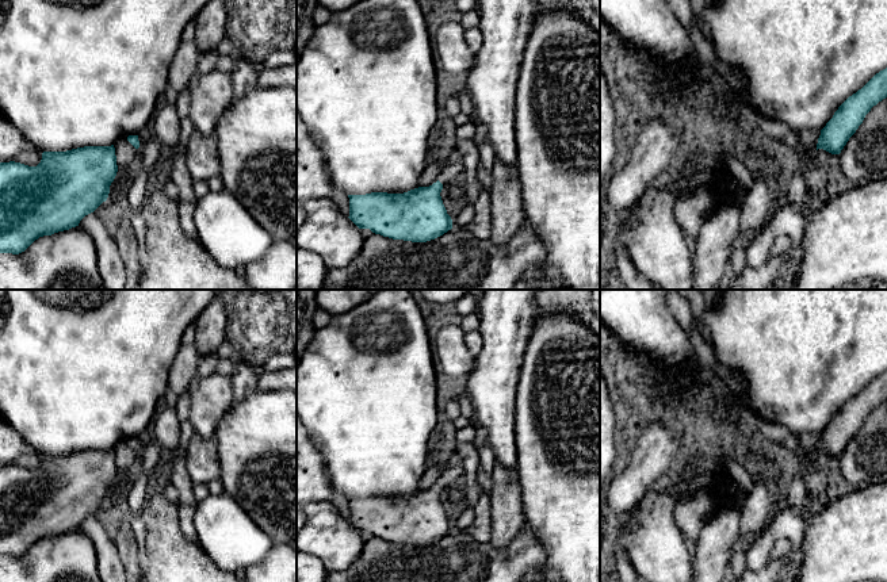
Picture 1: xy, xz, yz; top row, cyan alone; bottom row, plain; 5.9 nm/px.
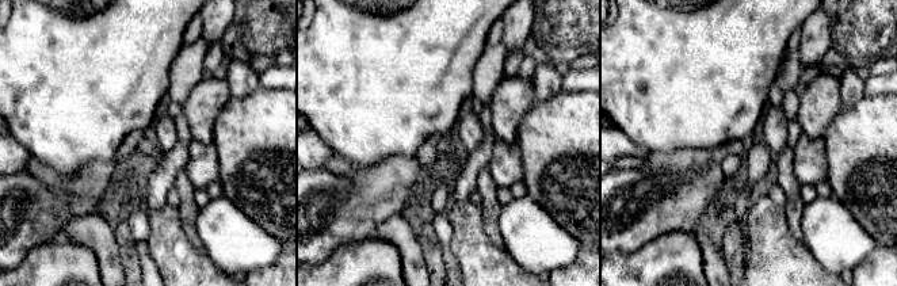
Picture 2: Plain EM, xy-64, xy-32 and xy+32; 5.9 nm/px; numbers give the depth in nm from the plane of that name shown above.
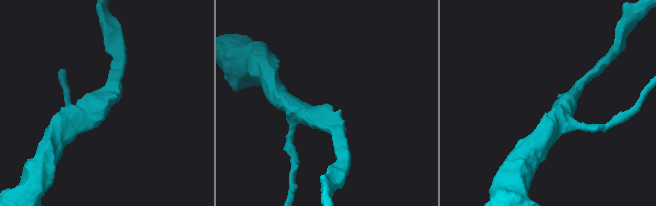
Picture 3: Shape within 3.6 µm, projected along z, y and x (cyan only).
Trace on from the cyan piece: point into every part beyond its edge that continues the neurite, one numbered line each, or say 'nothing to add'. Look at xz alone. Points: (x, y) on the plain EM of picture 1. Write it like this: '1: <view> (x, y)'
1: xz (452, 475)

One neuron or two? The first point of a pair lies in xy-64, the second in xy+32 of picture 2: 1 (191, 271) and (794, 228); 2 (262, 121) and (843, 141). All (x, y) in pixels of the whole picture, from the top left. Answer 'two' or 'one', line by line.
1: two
2: one

